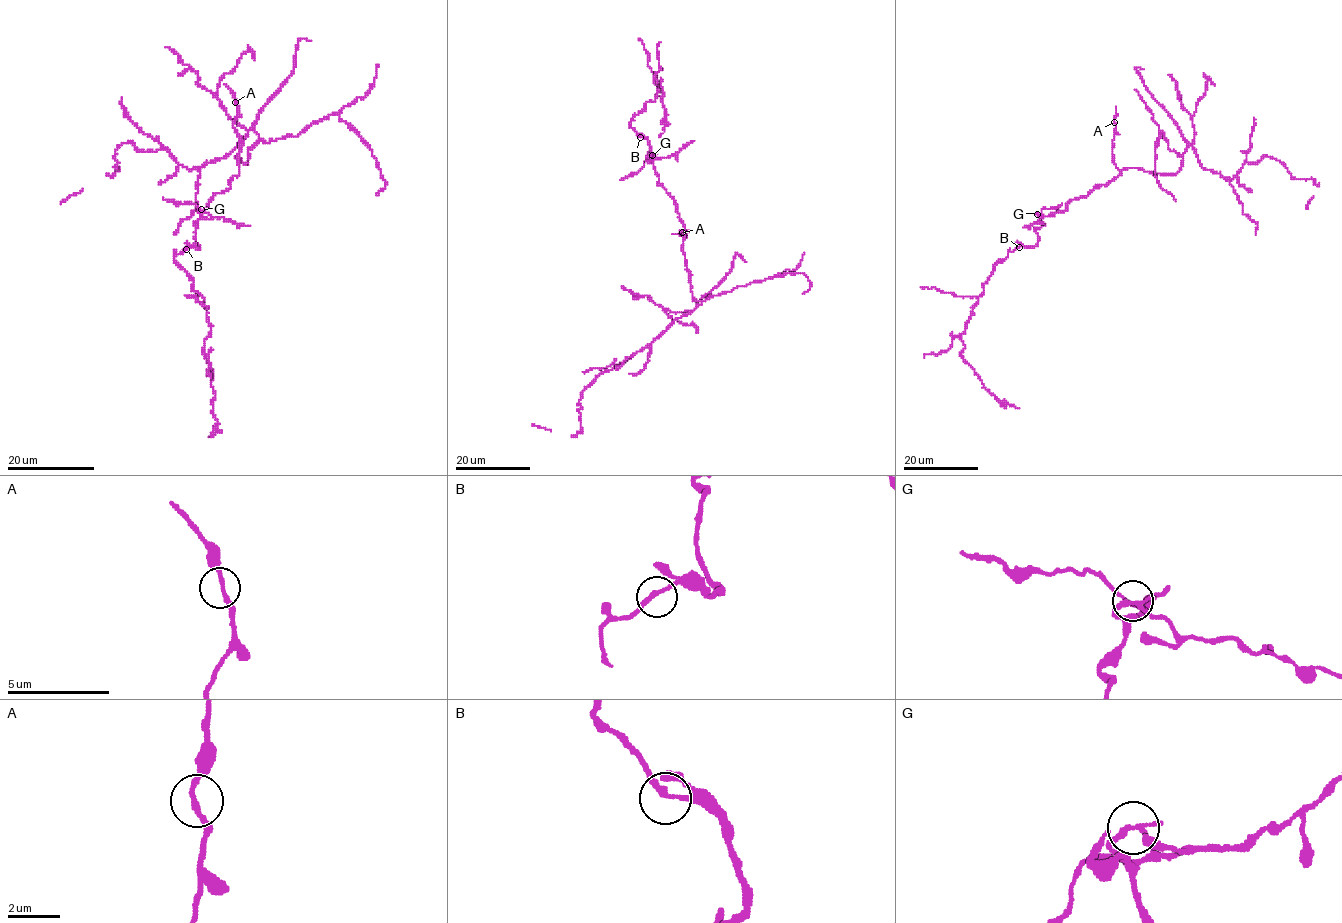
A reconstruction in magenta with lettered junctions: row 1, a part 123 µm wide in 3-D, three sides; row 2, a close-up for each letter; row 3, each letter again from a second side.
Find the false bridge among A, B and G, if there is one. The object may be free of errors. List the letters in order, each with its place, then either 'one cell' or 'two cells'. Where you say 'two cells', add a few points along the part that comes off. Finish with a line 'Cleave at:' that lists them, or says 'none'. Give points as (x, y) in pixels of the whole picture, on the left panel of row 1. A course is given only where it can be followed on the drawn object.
A: place (235, 102); one cell
B: place (186, 249); one cell
G: place (201, 209); two cells; course (201, 210), (193, 203), (175, 203), (162, 198)
Cleave at: G

